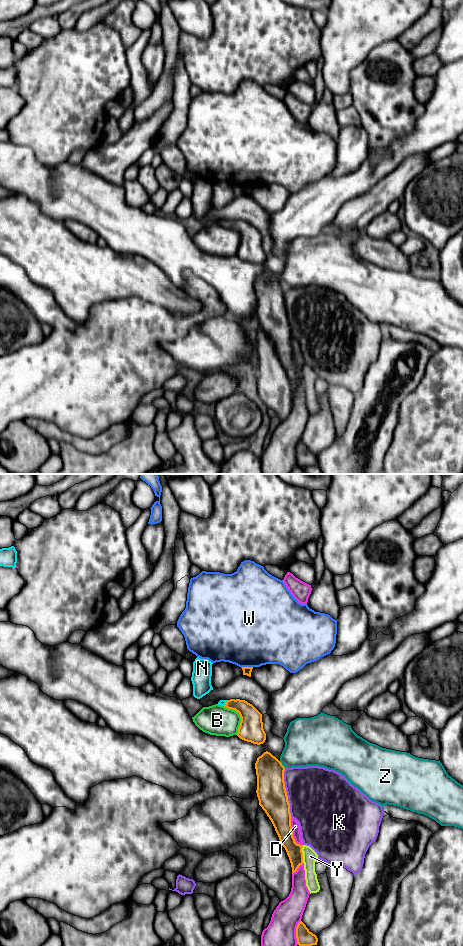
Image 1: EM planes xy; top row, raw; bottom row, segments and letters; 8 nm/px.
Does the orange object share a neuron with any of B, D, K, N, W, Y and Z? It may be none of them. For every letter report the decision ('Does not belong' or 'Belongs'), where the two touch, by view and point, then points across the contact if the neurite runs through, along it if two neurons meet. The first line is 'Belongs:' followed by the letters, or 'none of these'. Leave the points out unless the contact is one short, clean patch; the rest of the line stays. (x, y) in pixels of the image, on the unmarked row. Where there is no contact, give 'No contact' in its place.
Belongs: N
B: Does not belong. Touches orange at xy (240, 236). Boundary: xy (223, 226), (234, 229), (238, 233), (240, 245), (237, 254)
D: Does not belong. Touches orange at xy (292, 353)
K: Does not belong. Touches orange at xy (286, 313)
N: Belongs. Touches orange at xy (226, 223). Path across: xy (251, 239), (237, 225), (226, 223), (222, 222)
W: Does not belong. Touches orange at xy (247, 187)
Y: Does not belong. Touches orange at xy (302, 374). Boundary: xy (303, 365), (302, 382)
Z: Does not belong. Touches orange at xy (281, 284). Boundary: xy (279, 281), (285, 287)

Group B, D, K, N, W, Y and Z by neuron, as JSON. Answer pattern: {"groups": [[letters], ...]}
{"groups": [["B"], ["D"], ["K"], ["N"], ["W"], ["Y"], ["Z"]]}

